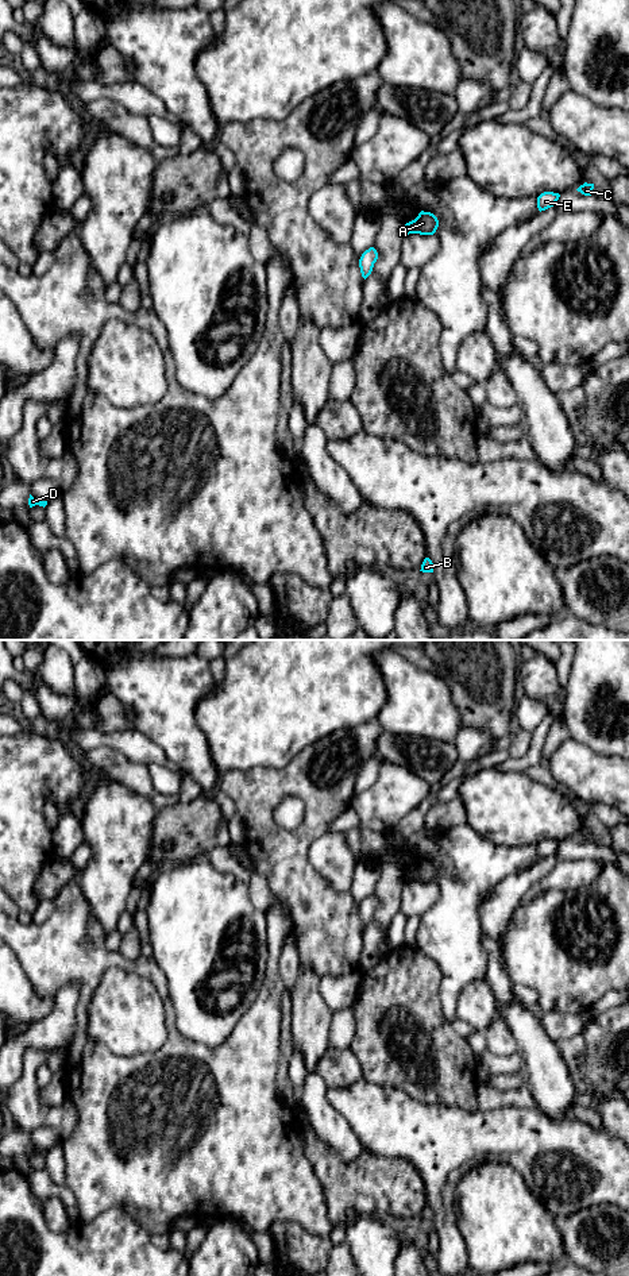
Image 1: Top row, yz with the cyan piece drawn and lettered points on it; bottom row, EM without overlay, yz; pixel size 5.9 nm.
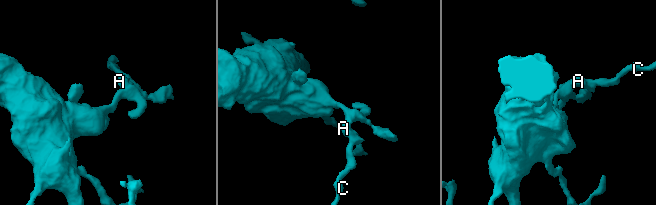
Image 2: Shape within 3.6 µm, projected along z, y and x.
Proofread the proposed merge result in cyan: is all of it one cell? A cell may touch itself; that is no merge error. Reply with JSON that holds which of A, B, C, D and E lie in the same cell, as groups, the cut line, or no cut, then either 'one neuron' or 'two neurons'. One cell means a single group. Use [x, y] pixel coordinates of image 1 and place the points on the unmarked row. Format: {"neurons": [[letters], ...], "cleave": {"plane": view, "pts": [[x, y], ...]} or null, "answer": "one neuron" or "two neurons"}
{"neurons": [["A", "B", "C", "D", "E"]], "cleave": null, "answer": "one neuron"}

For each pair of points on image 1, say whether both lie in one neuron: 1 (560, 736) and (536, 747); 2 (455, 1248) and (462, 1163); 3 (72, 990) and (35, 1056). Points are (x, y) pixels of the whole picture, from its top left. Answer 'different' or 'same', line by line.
1: different
2: same
3: different

